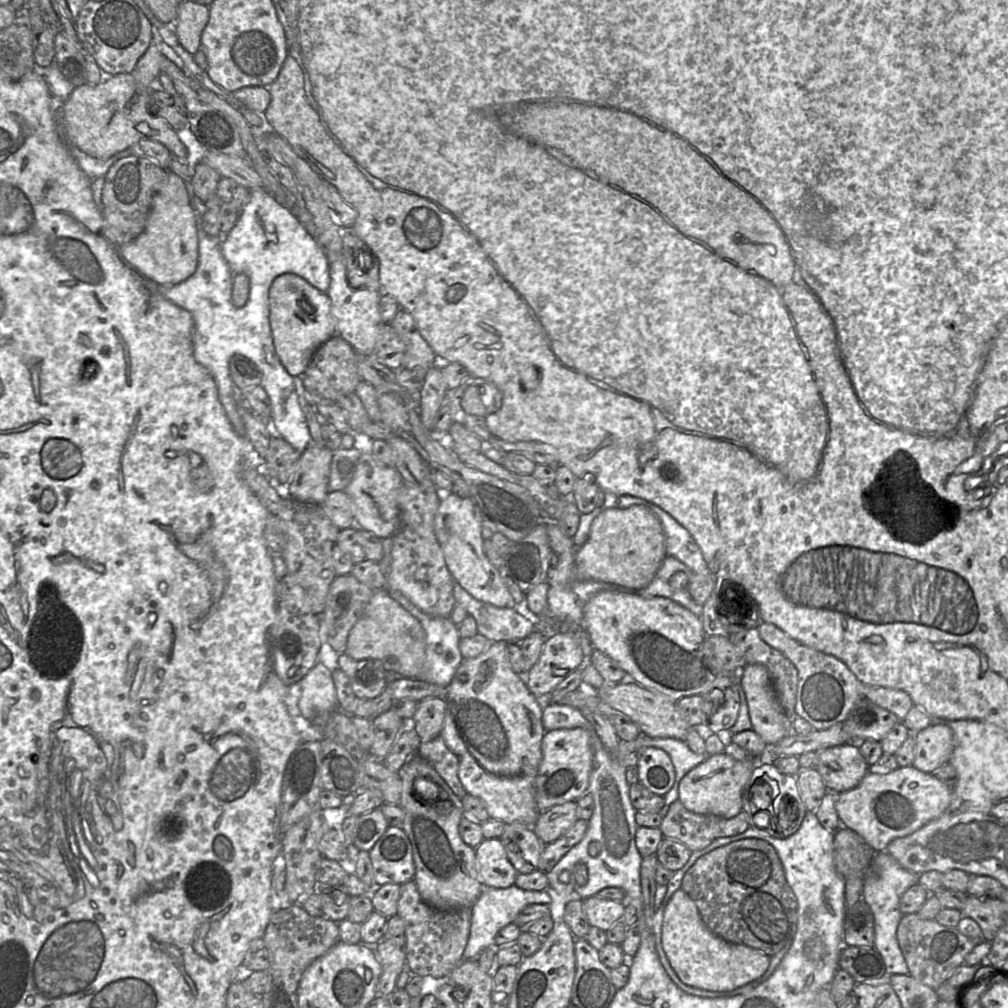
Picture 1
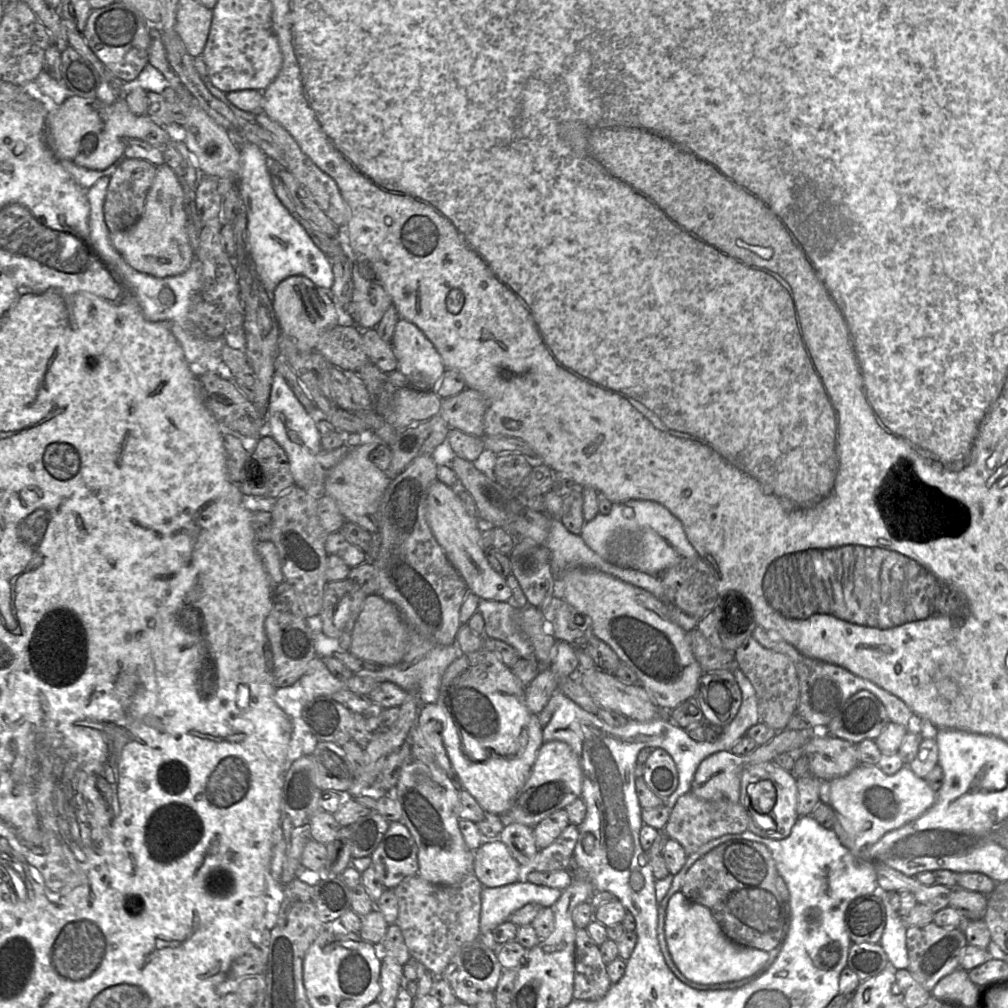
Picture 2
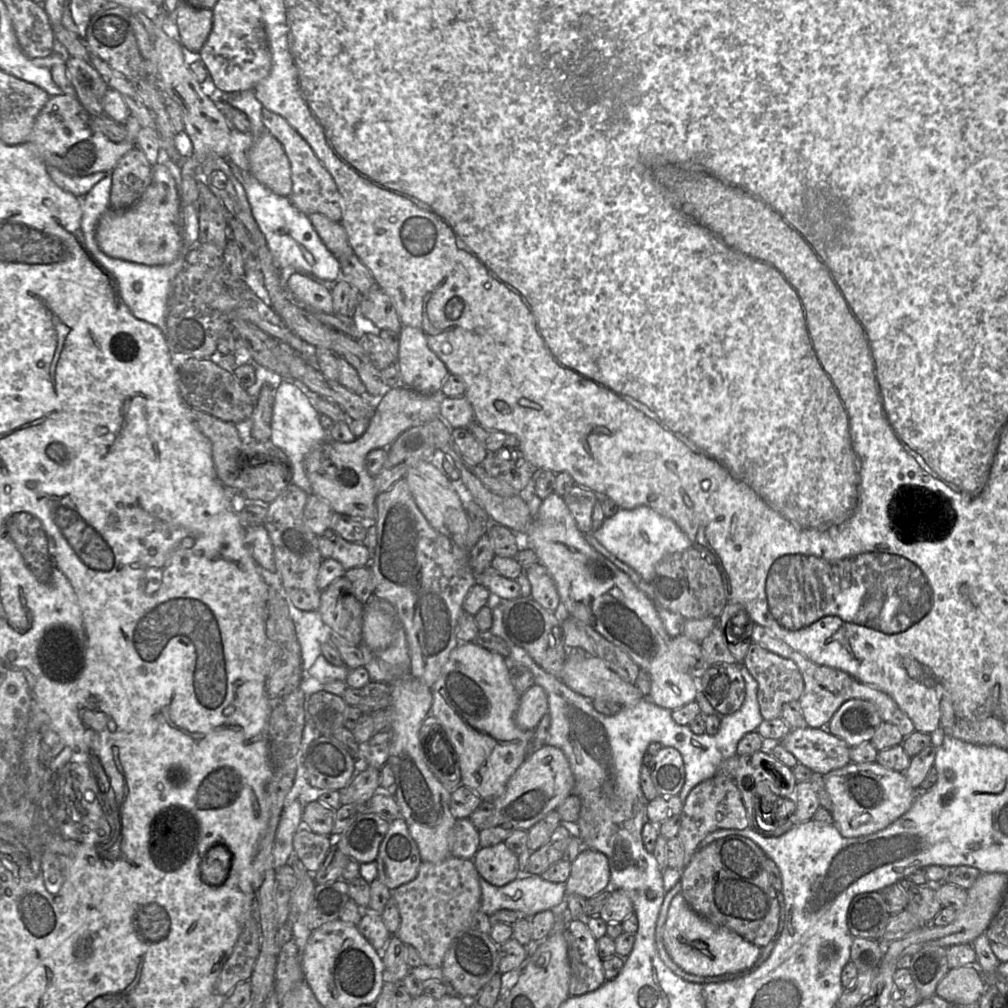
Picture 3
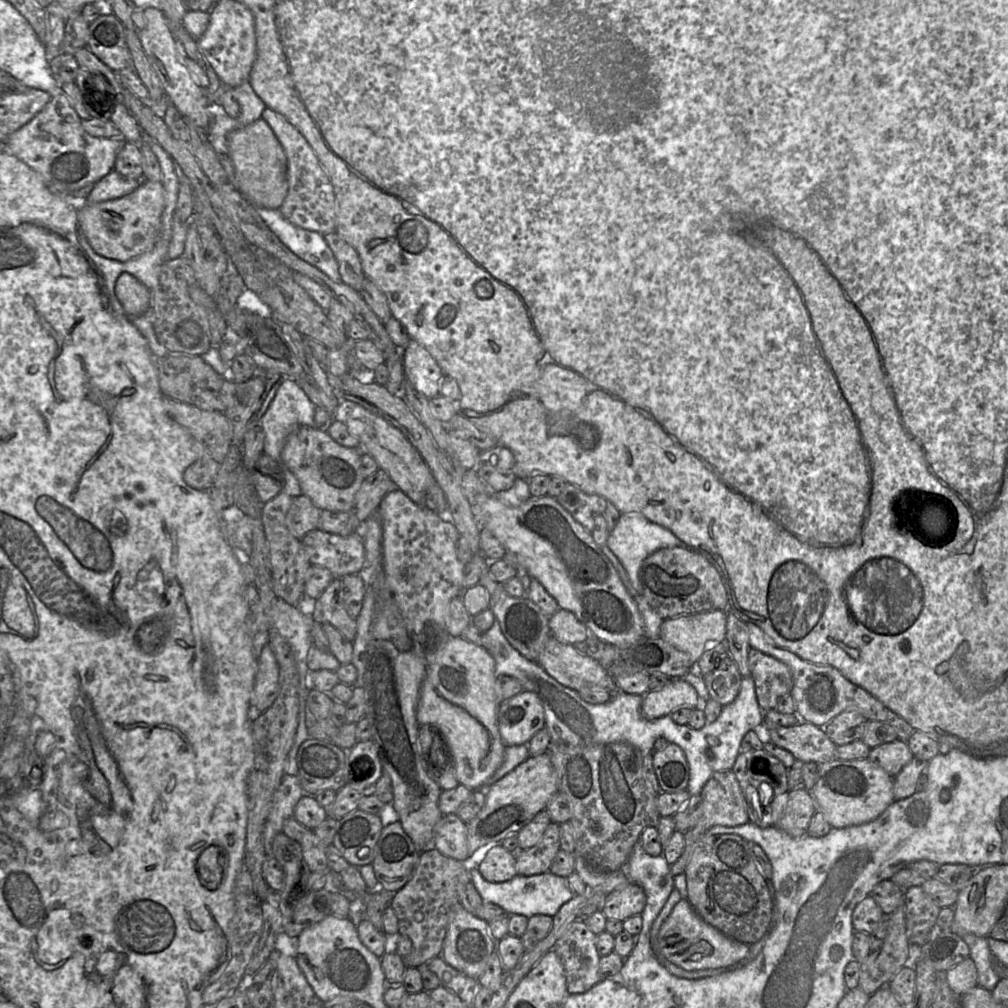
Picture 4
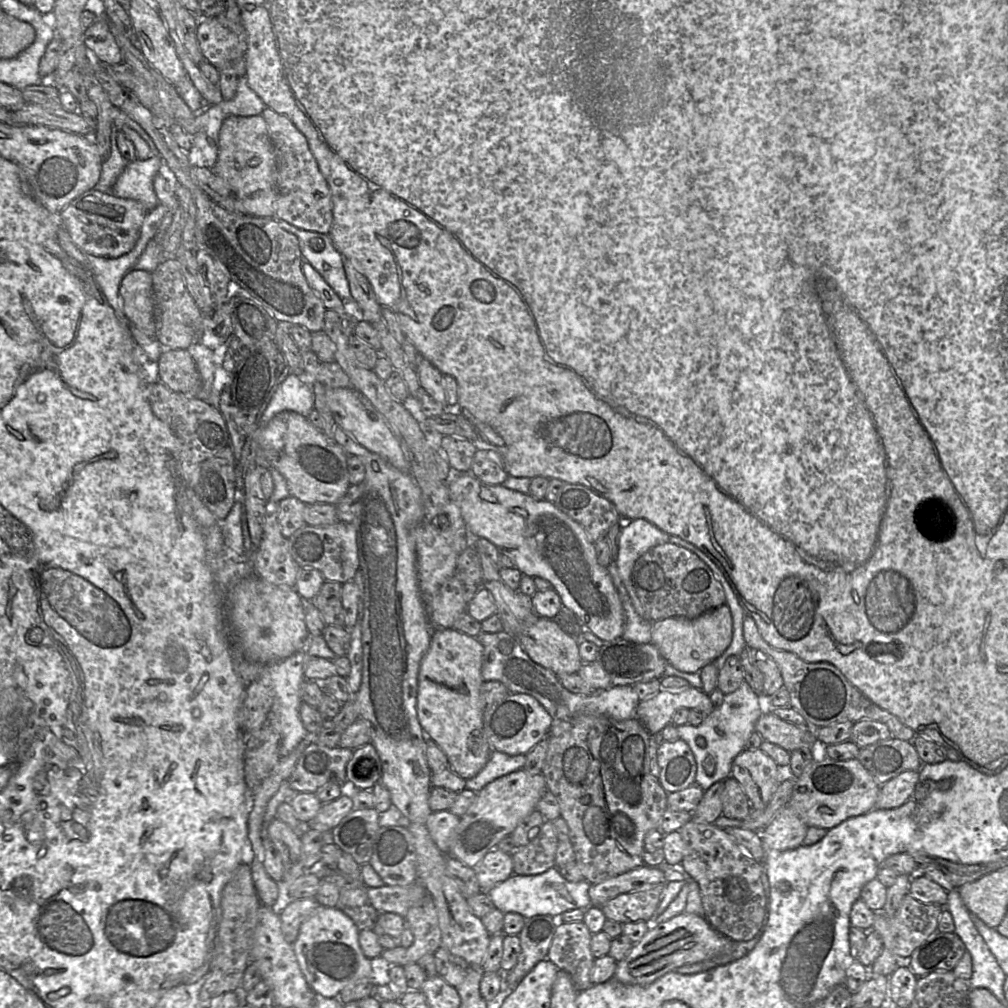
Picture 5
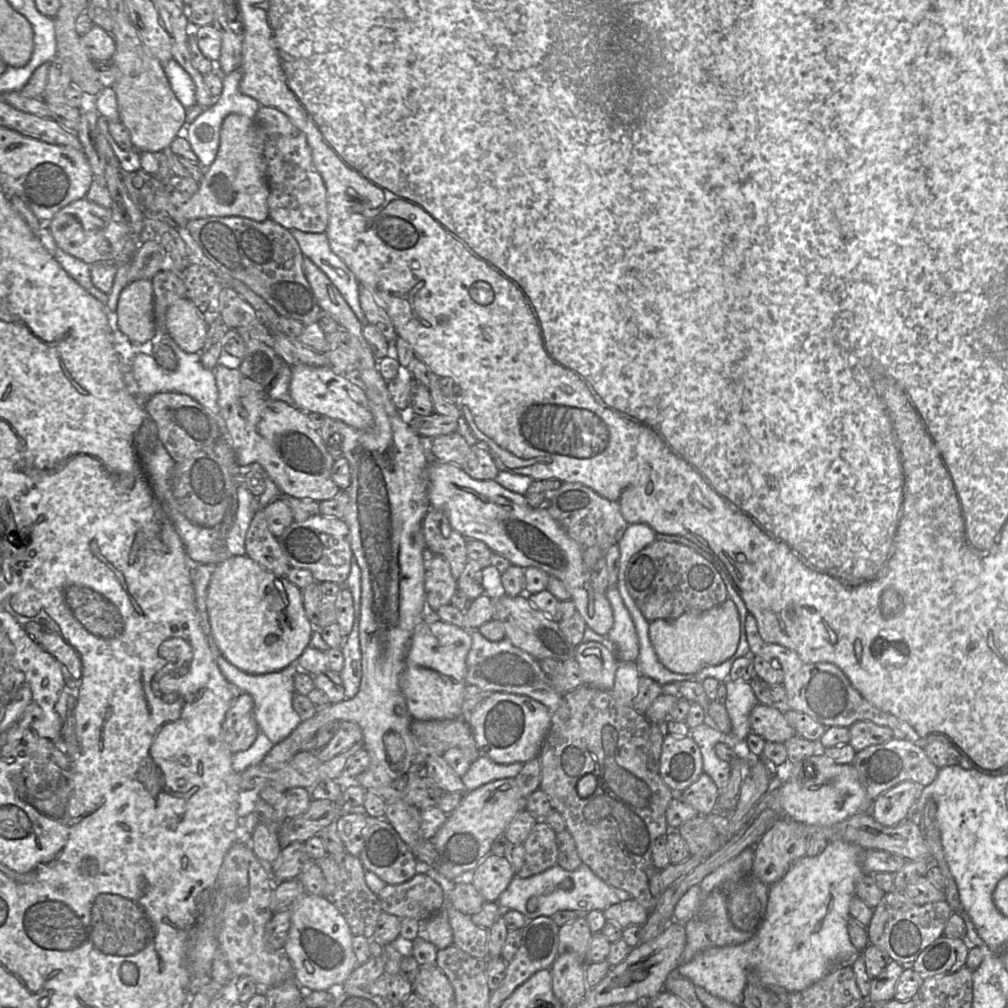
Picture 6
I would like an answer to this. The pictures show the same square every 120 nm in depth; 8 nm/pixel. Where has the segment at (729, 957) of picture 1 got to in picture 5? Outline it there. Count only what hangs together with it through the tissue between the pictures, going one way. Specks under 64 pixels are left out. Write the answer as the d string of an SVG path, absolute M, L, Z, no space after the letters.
M683 912L665 922L652 924L629 954L617 963L614 979L626 985L647 986L678 967L712 959L733 941L720 934L705 917Z

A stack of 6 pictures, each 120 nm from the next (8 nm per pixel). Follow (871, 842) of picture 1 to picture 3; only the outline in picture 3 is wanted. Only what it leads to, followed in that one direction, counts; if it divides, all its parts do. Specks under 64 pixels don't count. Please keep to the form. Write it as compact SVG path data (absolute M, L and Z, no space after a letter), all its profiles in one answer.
M876 761L850 762L823 775L823 780L832 802L833 825L845 838L865 836L886 828L911 808L918 794L903 772L887 769Z

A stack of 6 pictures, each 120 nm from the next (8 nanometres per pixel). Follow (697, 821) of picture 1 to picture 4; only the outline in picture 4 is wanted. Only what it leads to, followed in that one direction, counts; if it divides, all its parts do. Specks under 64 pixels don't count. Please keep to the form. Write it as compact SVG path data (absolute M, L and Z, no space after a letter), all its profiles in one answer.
M731 770L714 773L704 785L700 796L702 799L702 816L693 828L684 832L684 850L678 860L670 866L669 875L672 877L685 872L698 840L711 827L718 825L735 827L746 824L749 821L739 783Z

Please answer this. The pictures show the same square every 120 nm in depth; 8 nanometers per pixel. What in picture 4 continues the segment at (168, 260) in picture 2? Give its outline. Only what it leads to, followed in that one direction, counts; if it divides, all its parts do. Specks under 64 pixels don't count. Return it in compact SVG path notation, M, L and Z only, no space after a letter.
M142 179L142 184L128 195L78 206L78 227L97 254L125 262L154 246L160 235L164 206L165 193L162 182Z

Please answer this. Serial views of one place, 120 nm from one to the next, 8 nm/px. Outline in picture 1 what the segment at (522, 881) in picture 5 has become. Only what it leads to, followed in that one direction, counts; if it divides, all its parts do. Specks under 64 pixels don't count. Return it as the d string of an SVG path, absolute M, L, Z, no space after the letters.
M516 885L508 888L484 888L472 907L470 934L463 953L463 960L477 960L480 952L494 945L497 933L510 923L514 923L519 913L530 904L551 903L548 891L523 890Z

